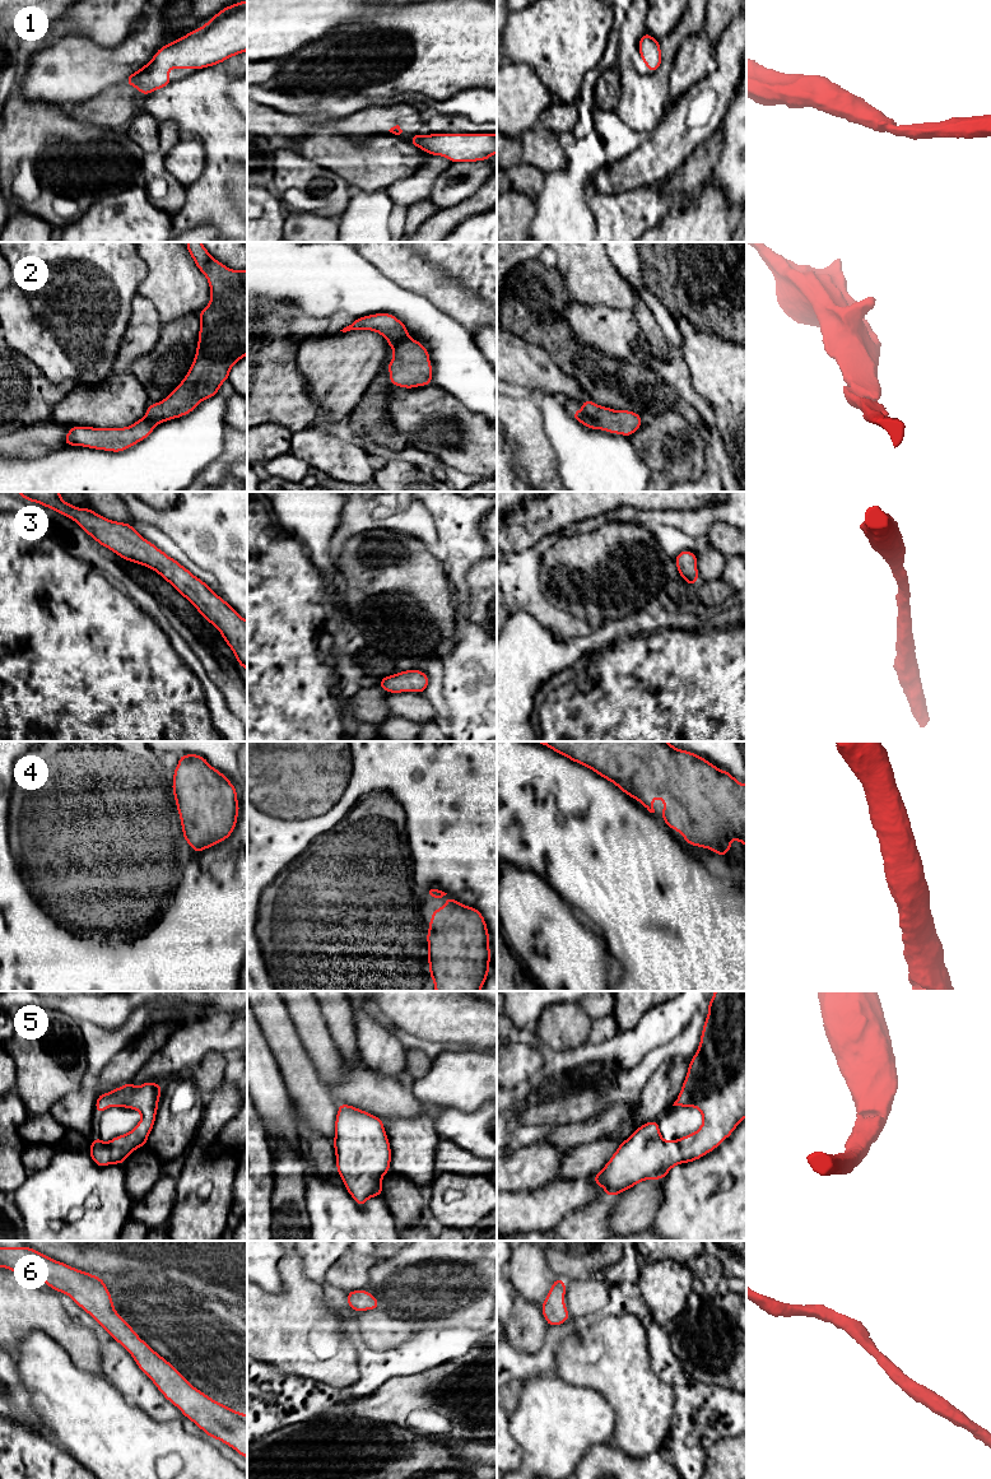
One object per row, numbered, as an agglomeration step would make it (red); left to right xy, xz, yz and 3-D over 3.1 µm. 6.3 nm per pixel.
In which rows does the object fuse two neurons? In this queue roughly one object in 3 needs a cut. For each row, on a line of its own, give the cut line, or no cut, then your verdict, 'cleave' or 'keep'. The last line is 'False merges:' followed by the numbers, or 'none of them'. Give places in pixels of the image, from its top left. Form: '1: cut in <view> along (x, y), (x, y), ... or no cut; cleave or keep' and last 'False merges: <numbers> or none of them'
1: no cut; keep
2: no cut; keep
3: no cut; keep
4: no cut; keep
5: no cut; keep
6: no cut; keep
False merges: none of them

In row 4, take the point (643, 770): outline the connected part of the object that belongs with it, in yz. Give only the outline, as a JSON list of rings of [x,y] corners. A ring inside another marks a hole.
[[[535,741],[595,771],[617,785],[628,796],[638,800],[650,813],[655,813],[653,797],[665,803],[662,819],[670,829],[676,829],[687,843],[709,848],[720,856],[732,850],[730,841],[738,840],[746,847],[746,785],[736,781],[727,771],[720,771],[711,762],[692,752],[676,749],[666,741]]]

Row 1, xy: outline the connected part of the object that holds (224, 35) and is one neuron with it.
[[[247,0],[222,9],[209,22],[164,45],[140,70],[125,83],[146,94],[172,83],[168,69],[196,70],[225,61],[247,51]]]

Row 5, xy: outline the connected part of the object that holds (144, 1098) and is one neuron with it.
[[[130,1082],[110,1093],[99,1094],[96,1101],[97,1113],[104,1112],[111,1106],[120,1106],[139,1111],[141,1120],[130,1132],[115,1136],[108,1143],[94,1136],[88,1153],[98,1167],[112,1163],[122,1164],[135,1149],[146,1145],[146,1139],[155,1122],[162,1087],[152,1082],[134,1087]]]

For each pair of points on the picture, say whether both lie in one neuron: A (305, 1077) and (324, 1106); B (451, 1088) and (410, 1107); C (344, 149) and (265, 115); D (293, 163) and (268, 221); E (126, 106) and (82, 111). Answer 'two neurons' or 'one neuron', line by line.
A: one neuron
B: two neurons
C: two neurons
D: two neurons
E: one neuron

